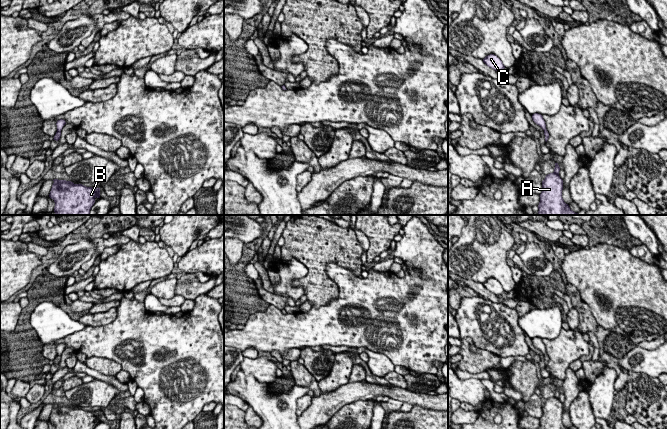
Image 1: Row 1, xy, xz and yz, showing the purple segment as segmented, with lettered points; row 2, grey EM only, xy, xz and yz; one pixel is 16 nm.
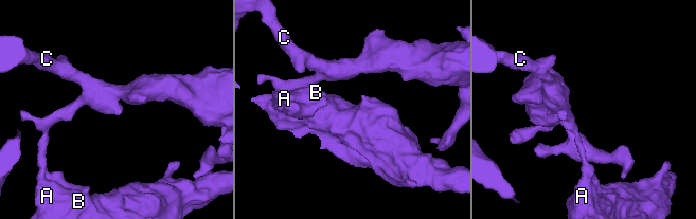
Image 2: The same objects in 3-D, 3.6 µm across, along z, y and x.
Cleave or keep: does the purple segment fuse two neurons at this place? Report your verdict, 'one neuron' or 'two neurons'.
two neurons

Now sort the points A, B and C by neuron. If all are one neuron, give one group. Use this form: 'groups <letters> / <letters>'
groups A B / C

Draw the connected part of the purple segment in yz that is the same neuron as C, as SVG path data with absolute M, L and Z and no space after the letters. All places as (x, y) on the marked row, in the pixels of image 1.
M490 54L483 59L483 62L495 71L501 71L505 68L502 61L494 54Z

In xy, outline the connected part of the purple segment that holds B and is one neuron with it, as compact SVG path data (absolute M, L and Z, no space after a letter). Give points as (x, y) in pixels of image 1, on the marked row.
M54 179L49 197L54 200L55 215L89 215L100 188Z

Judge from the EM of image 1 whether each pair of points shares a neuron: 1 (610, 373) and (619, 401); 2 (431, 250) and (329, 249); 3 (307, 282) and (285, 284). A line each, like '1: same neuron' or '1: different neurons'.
1: different neurons
2: different neurons
3: different neurons

